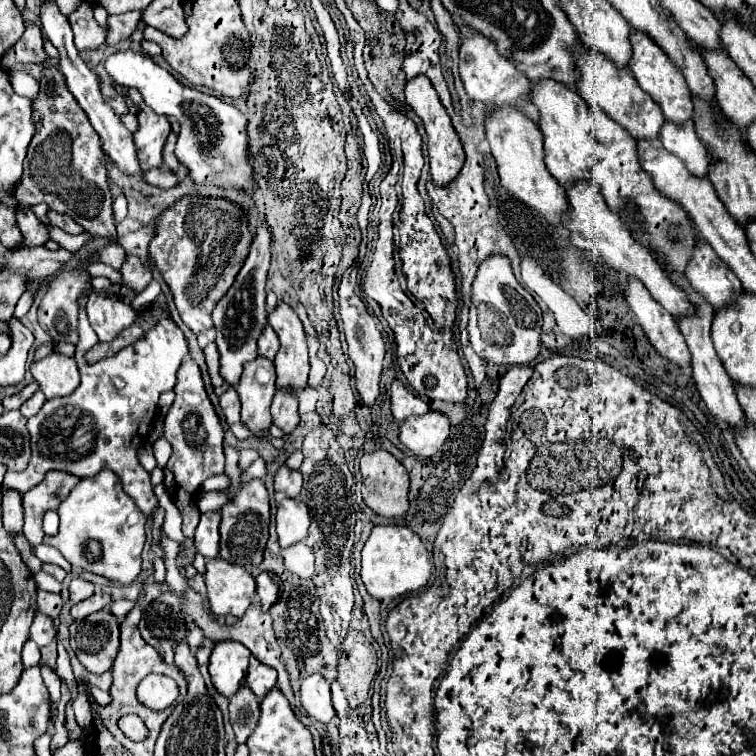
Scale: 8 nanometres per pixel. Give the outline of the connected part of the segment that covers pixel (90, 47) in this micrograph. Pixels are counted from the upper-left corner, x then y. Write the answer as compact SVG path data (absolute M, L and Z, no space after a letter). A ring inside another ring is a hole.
M81 3L75 13L71 13L69 23L75 35L75 47L83 51L95 51L105 43L105 29L93 19L93 7L89 3Z

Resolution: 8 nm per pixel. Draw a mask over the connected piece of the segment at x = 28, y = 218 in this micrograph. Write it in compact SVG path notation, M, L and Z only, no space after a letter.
M29 207L17 209L17 221L19 221L19 231L23 231L23 245L19 247L37 247L49 239L49 231L35 219Z

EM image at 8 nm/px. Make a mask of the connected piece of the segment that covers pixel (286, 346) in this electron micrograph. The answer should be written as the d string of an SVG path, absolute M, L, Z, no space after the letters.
M279 303L269 315L269 325L275 329L281 343L281 349L273 361L277 369L277 385L295 389L305 387L309 377L309 357L301 319L291 305Z

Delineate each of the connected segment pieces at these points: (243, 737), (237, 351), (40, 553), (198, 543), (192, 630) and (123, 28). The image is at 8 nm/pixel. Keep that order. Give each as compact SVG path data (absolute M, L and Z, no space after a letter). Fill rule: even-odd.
M241 687L229 699L229 723L235 731L237 743L245 743L259 721L259 699L249 687Z
M269 227L259 229L259 239L253 239L251 253L245 259L243 269L239 271L231 289L223 295L223 299L213 309L213 325L217 329L217 349L221 355L219 373L225 383L235 387L243 373L243 365L257 357L257 339L267 325L267 311L265 311L265 279L269 271L273 251L273 235Z
M39 545L39 547L35 549L35 555L37 555L37 557L39 557L43 563L55 563L55 565L63 567L67 573L71 573L71 571L73 571L71 563L69 563L69 561L65 561L63 557L59 557L59 551L57 551L57 549L53 549L53 547Z
M219 511L203 513L199 527L195 531L195 547L207 559L215 559L219 555Z
M187 617L187 637L185 637L185 639L187 639L187 643L189 643L193 649L203 643L203 631L201 631L189 617Z
M131 11L123 15L109 15L107 17L107 45L117 45L123 39L129 39L131 33L137 29L143 13Z

